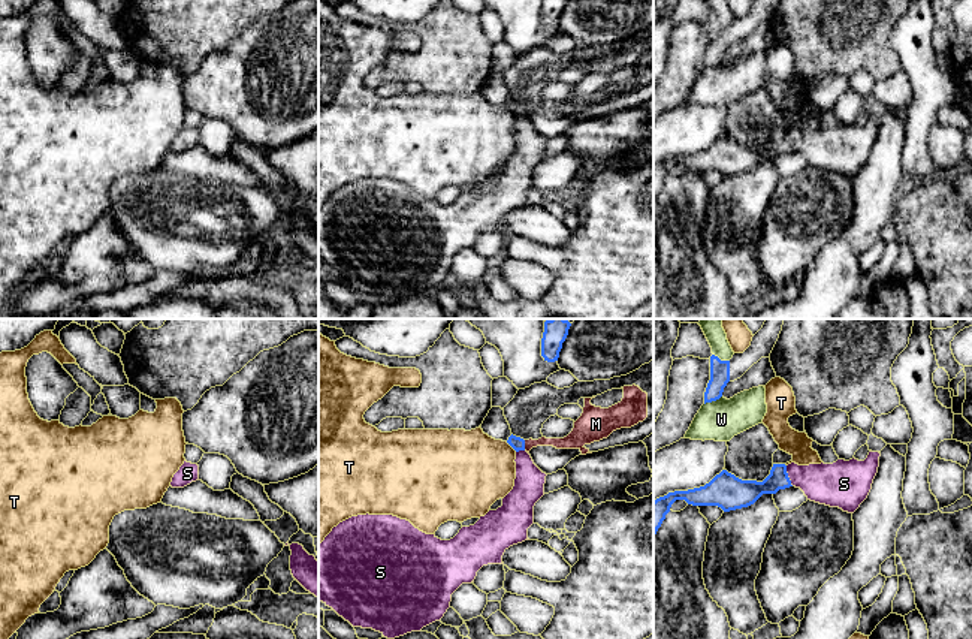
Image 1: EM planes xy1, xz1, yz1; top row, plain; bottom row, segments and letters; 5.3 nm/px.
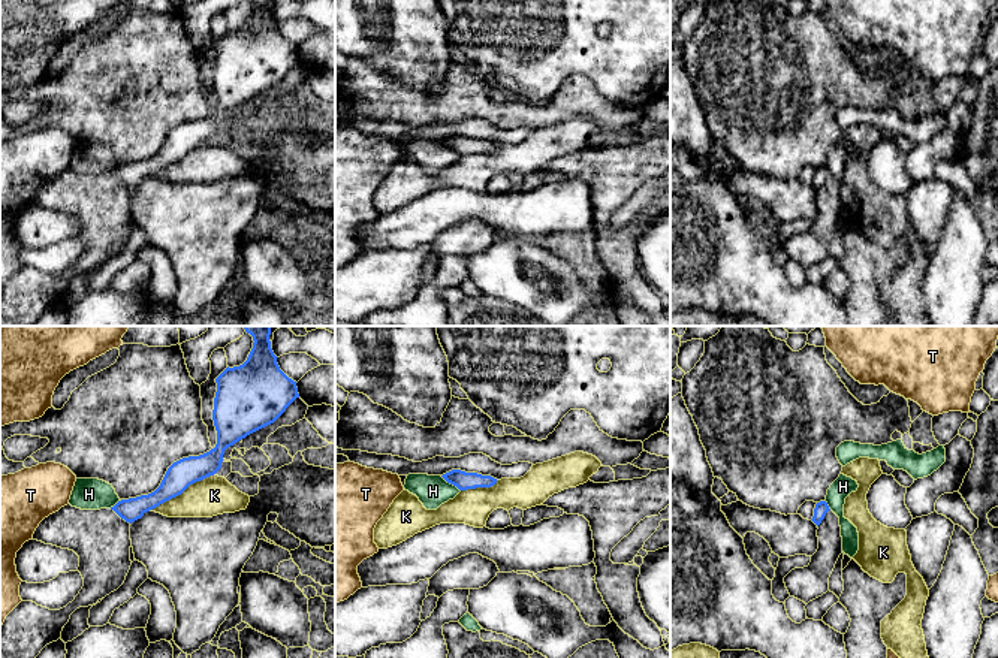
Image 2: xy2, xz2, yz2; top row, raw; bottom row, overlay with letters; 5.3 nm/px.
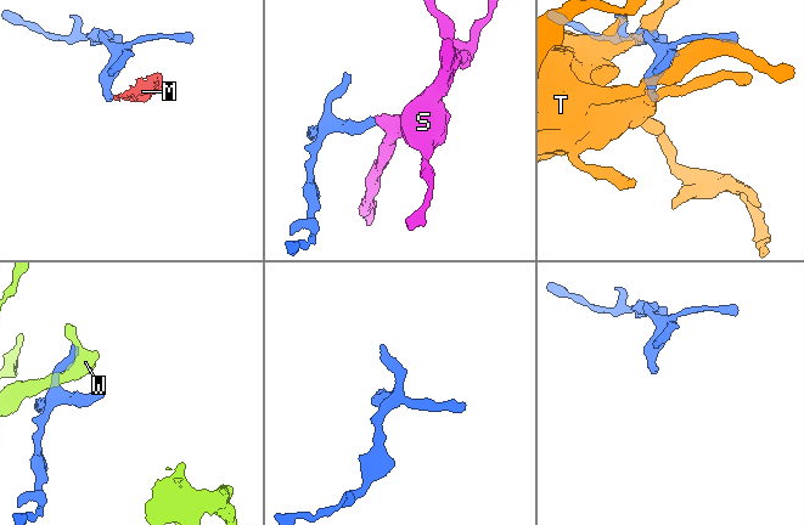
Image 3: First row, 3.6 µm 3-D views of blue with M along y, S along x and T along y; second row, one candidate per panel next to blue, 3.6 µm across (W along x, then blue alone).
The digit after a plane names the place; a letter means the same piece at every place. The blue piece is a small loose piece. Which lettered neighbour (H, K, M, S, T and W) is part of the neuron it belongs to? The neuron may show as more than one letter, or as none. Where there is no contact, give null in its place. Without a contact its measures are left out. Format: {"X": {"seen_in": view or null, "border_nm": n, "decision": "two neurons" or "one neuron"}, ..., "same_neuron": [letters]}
{"H": {"seen_in": "xz2", "border_nm": 140, "decision": "two neurons"}, "K": {"seen_in": "xy2", "border_nm": 400, "decision": "two neurons"}, "M": {"seen_in": "xz1", "border_nm": 60, "decision": "two neurons"}, "S": {"seen_in": "yz1", "border_nm": 120, "decision": "one neuron"}, "T": {"seen_in": "xz1", "border_nm": 80, "decision": "two neurons"}, "W": {"seen_in": "yz1", "border_nm": 110, "decision": "two neurons"}, "same_neuron": ["S"]}

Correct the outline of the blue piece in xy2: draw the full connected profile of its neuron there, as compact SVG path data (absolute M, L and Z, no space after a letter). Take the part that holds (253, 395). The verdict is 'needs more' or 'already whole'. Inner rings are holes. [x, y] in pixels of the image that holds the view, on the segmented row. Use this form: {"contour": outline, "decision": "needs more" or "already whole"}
{"contour": "M271 326L244 329L254 341L247 360L239 366L227 366L215 378L215 447L174 462L154 492L121 499L111 507L126 522L141 519L147 511L181 495L190 485L214 476L221 468L227 447L274 423L299 398L296 381L280 369L271 348Z", "decision": "already whole"}

